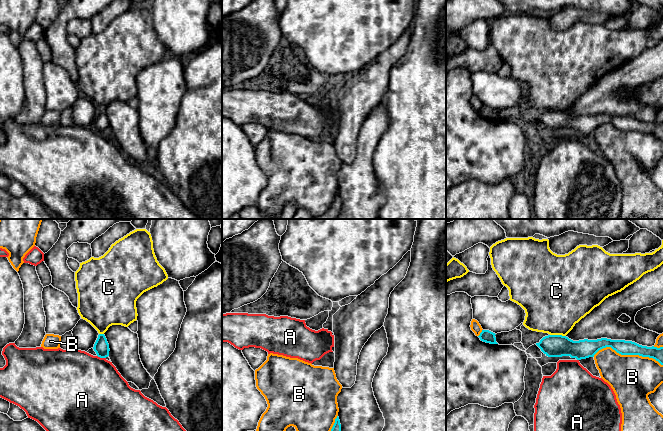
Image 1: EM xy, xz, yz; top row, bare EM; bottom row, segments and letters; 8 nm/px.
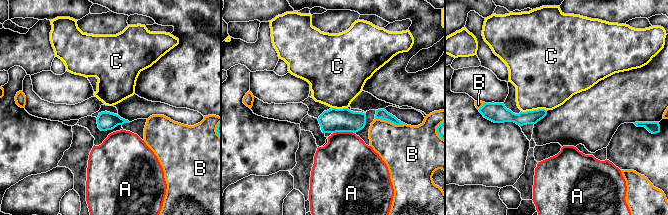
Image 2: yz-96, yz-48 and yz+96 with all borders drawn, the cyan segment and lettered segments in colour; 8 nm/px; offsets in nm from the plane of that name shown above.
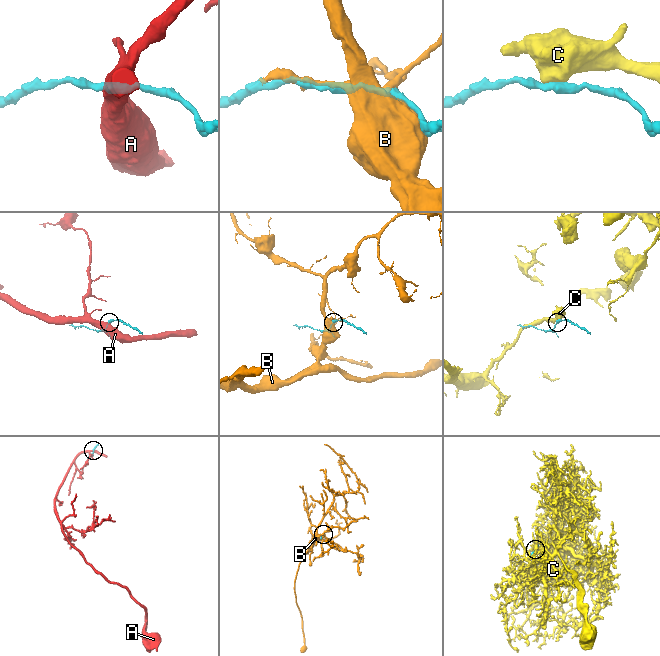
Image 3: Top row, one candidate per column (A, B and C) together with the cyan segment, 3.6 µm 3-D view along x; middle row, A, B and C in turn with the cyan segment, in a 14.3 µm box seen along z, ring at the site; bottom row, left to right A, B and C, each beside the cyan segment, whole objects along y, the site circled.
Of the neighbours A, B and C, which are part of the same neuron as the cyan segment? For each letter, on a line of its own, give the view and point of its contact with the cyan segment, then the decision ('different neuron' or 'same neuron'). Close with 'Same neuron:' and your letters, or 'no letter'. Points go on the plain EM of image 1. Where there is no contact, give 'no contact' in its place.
A: xy (101, 133) | different neuron
B: yz (628, 130) | different neuron
C: yz (558, 111) | different neuron
Same neuron: no letter

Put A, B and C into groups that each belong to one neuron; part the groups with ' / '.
A / B / C

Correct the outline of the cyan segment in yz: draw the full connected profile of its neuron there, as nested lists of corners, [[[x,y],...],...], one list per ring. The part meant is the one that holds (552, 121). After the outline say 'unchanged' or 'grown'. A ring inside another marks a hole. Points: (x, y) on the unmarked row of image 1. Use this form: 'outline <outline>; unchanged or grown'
outline [[[548,111],[543,113],[536,121],[548,133],[570,132],[571,134],[581,136],[594,133],[599,126],[611,123],[621,131],[649,133],[663,141],[663,123],[647,123],[632,117],[611,116],[607,114],[573,117],[562,111]]]; unchanged

